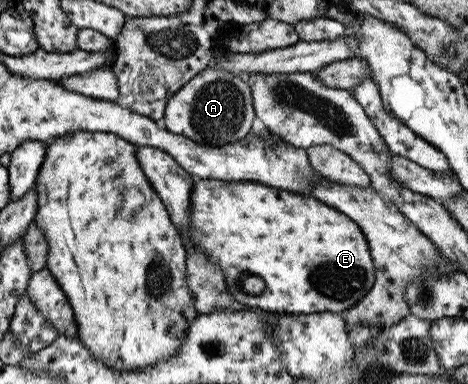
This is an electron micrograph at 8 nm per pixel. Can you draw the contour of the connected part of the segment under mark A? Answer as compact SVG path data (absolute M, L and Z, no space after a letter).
M209 64L189 82L186 82L172 97L164 110L165 129L173 134L190 138L199 145L220 147L245 138L257 123L251 89L245 79L231 74L217 65Z

